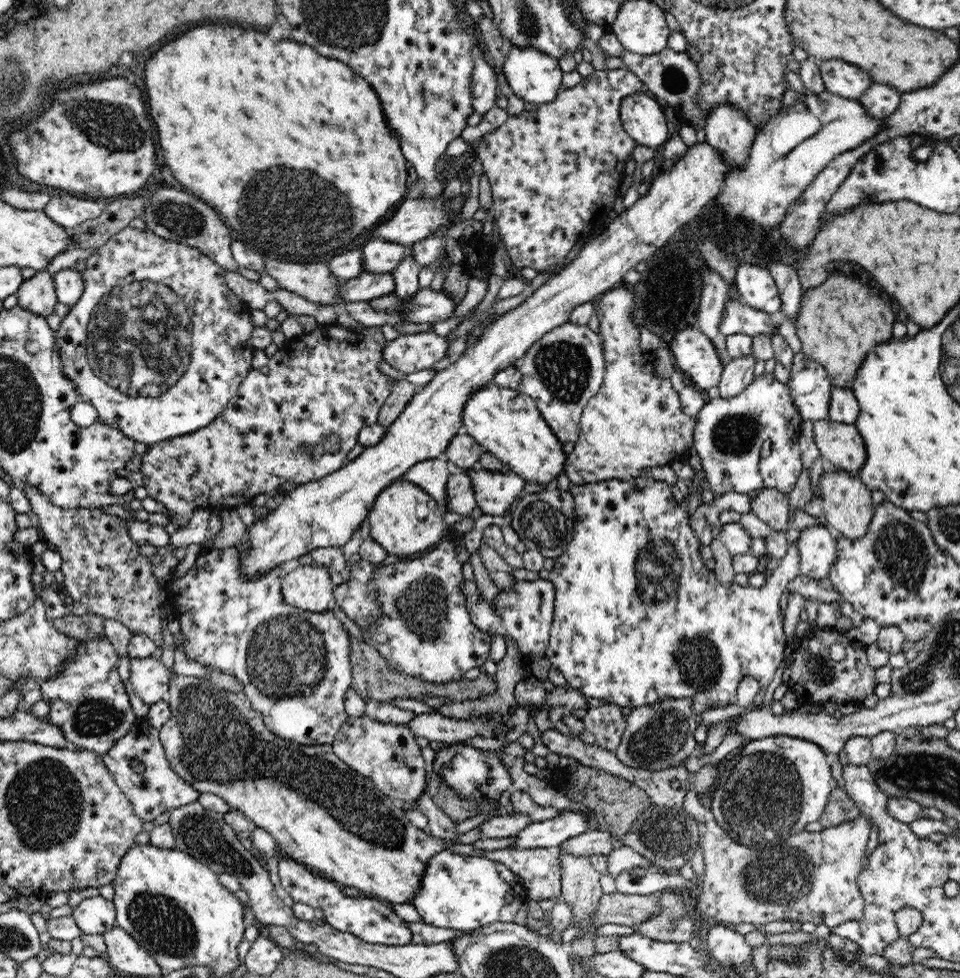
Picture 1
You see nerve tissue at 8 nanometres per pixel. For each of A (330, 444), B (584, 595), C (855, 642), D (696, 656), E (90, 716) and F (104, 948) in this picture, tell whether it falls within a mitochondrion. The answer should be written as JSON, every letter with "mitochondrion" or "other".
{"A":"mitochondrion","B":"other","C":"other","D":"mitochondrion","E":"mitochondrion","F":"other"}

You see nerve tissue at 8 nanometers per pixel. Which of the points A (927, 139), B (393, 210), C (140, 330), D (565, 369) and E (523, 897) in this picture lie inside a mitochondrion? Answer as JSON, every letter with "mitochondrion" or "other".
{"A":"other","B":"other","C":"mitochondrion","D":"mitochondrion","E":"other"}

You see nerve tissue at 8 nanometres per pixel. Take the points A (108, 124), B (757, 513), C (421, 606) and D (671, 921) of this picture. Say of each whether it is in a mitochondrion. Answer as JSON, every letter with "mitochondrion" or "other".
{"A":"mitochondrion","B":"other","C":"mitochondrion","D":"mitochondrion"}

